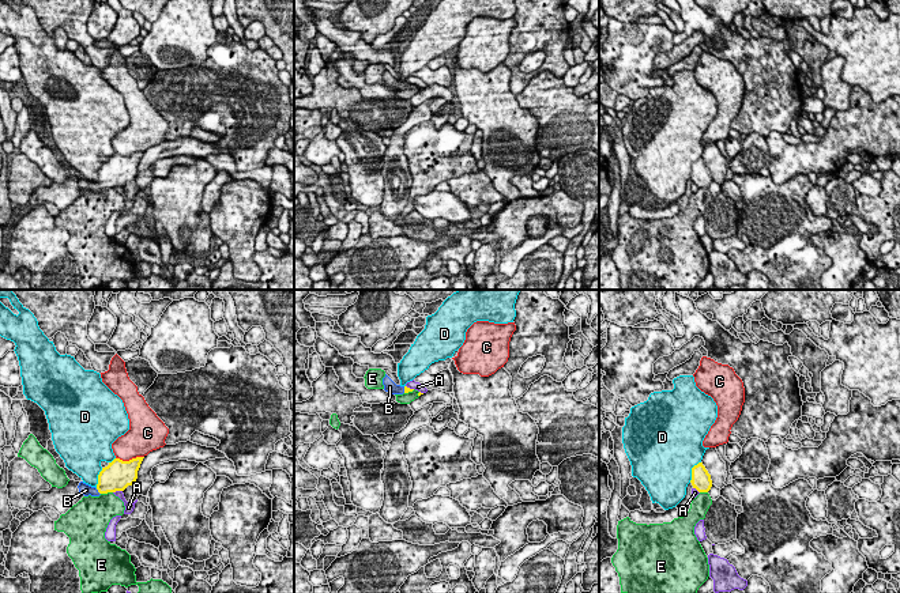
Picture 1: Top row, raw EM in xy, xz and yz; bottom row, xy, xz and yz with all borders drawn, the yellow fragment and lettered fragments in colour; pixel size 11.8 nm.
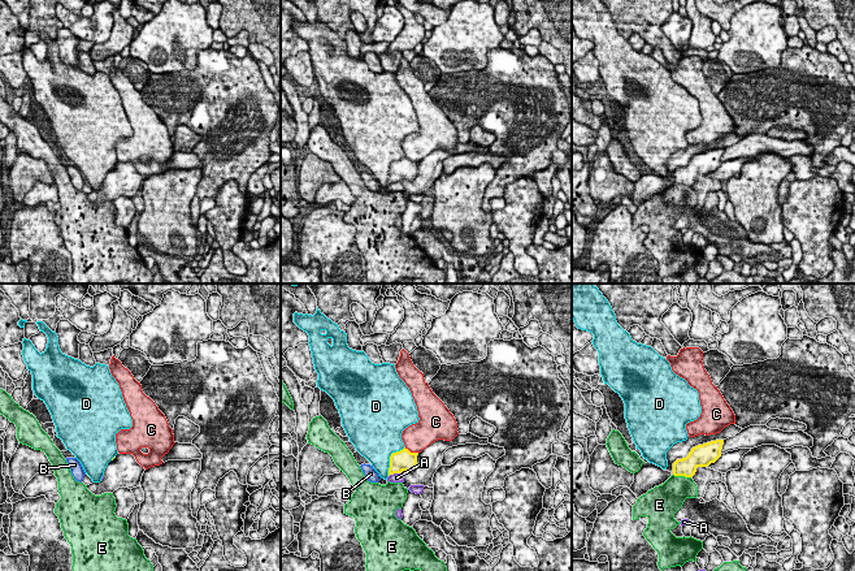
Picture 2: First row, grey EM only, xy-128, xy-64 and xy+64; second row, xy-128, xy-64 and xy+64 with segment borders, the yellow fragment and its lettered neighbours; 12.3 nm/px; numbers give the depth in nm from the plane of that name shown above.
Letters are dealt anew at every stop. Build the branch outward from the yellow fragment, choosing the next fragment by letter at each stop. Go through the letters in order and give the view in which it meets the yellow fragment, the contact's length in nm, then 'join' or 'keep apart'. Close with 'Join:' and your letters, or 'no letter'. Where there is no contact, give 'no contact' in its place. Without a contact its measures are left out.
A: xy | 120 nm | keep apart
B: xy | 100 nm | join
C: xy | 340 nm | keep apart
D: yz | 280 nm | keep apart
E: xy | 150 nm | keep apart
Join: B

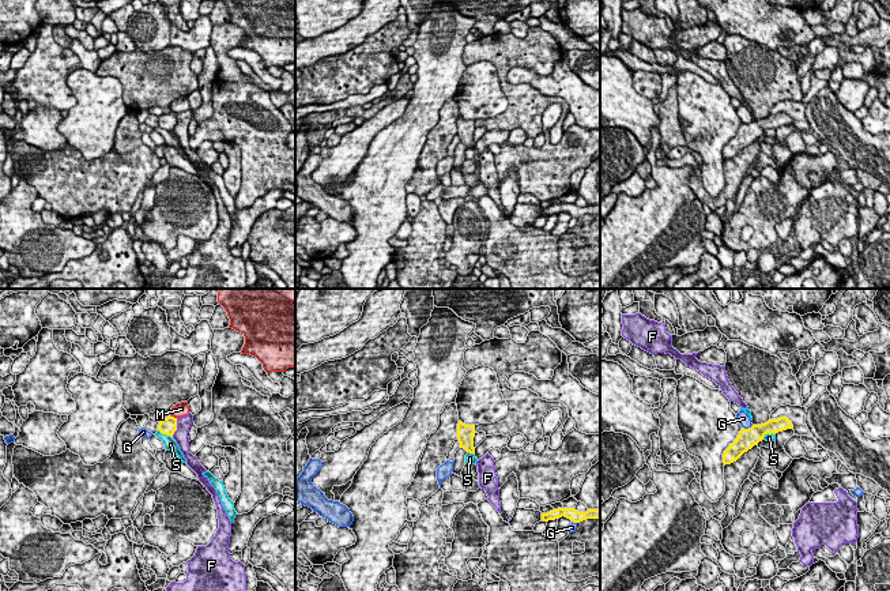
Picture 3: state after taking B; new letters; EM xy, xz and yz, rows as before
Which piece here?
F: xy | 240 nm | keep apart
G: yz | 150 nm | keep apart
M: xy | 70 nm | keep apart
S: xy | 190 nm | keep apart
Join: no letter

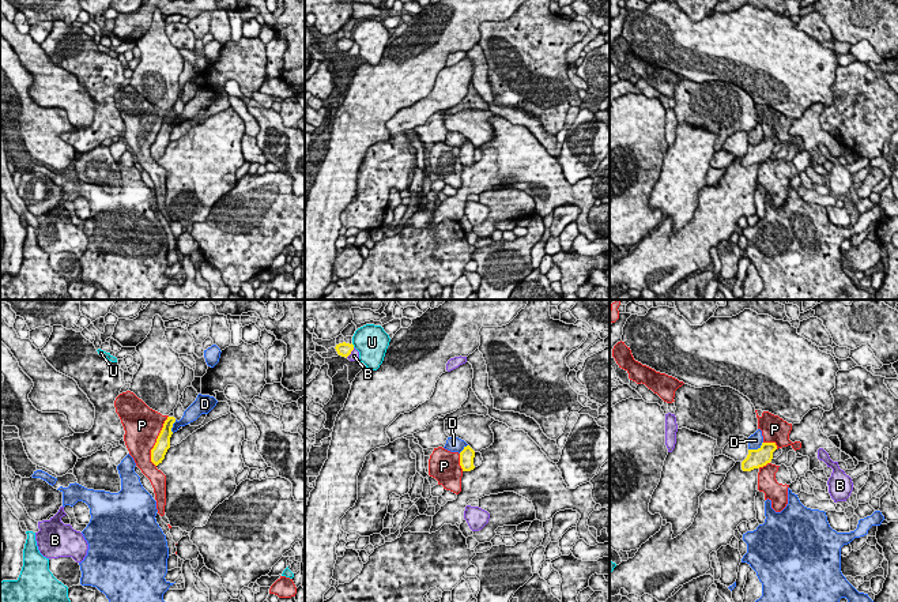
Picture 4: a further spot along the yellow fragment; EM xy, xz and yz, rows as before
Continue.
B: xz | 160 nm | keep apart
D: yz | 200 nm | keep apart
P: xy | 650 nm | keep apart
U: xz | 60 nm | keep apart
Join: no letter

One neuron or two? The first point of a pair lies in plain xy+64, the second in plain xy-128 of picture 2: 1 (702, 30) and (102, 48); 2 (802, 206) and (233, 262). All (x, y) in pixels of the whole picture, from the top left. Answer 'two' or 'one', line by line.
1: one
2: one

